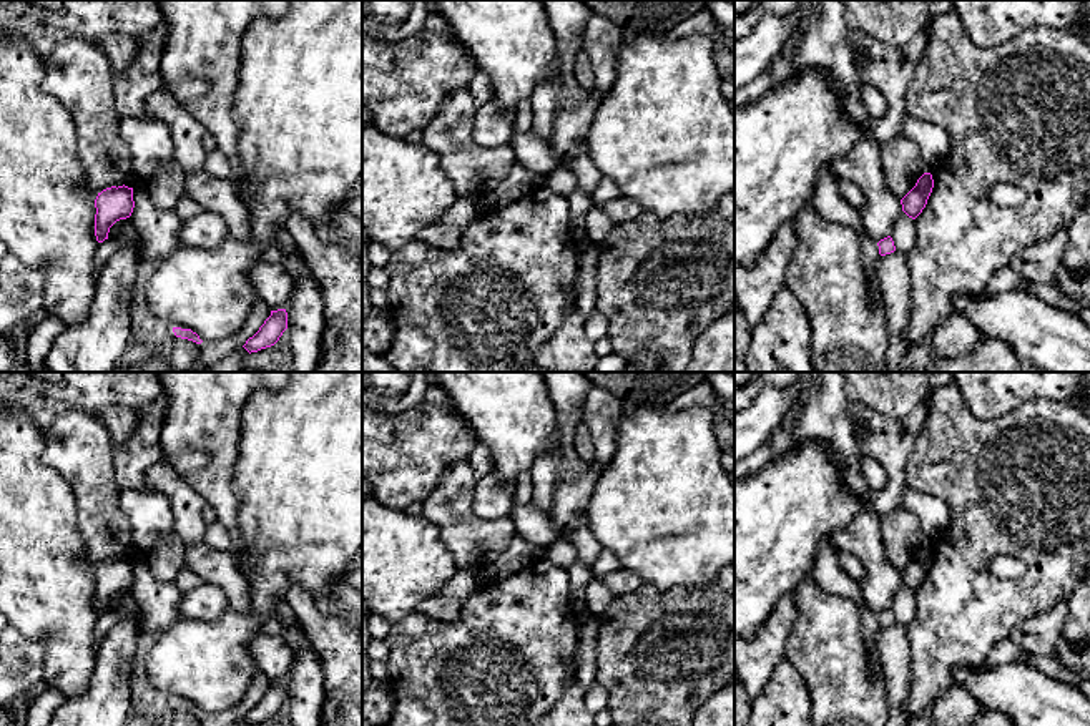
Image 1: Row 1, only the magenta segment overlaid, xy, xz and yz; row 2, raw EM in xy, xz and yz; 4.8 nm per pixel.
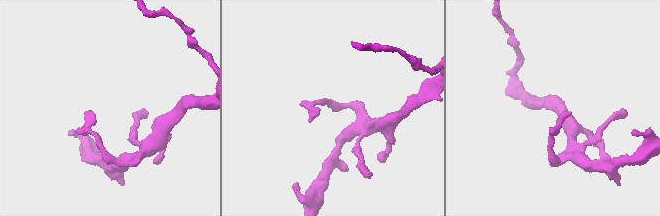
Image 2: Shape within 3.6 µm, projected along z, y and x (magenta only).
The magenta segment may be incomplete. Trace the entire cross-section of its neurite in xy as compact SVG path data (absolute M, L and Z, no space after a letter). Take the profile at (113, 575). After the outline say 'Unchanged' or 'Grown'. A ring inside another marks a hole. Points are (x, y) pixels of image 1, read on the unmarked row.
M123 557L103 562L95 571L95 580L95 608L98 615L103 615L116 593L131 588L135 580L133 560Z. Unchanged

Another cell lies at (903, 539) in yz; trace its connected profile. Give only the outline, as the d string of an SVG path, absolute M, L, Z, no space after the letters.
M897 507L881 515L884 530L884 557L899 571L902 571L924 547L917 517Z

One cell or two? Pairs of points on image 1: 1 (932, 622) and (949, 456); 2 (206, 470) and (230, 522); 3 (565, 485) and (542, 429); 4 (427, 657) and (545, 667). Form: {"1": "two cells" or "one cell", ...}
{"1": "one cell", "2": "one cell", "3": "two cells", "4": "one cell"}

